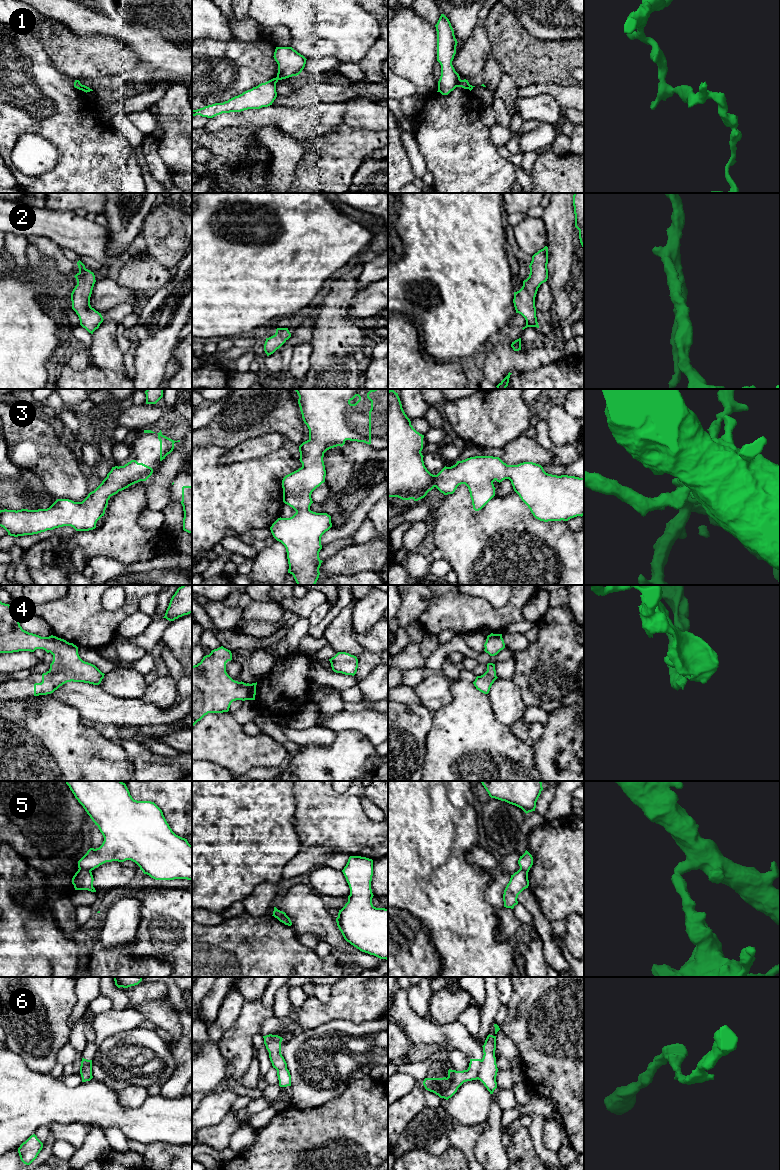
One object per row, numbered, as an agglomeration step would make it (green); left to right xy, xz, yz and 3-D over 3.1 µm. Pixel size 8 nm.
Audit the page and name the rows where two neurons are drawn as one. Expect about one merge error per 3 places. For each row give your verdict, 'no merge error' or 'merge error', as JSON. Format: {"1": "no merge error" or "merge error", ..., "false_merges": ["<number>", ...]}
{"1": "merge error", "2": "no merge error", "3": "no merge error", "4": "no merge error", "5": "merge error", "6": "merge error", "false_merges": ["1", "5", "6"]}

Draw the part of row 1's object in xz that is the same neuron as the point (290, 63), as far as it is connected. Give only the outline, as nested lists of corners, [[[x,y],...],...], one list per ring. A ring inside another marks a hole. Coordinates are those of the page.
[[[276,47],[273,57],[278,64],[279,80],[299,75],[307,60],[292,47]]]

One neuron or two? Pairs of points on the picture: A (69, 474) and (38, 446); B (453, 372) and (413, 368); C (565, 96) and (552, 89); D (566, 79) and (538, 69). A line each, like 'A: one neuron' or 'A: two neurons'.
A: one neuron
B: one neuron
C: one neuron
D: one neuron

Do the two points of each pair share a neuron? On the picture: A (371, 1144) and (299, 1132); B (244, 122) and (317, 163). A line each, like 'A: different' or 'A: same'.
A: same
B: different

